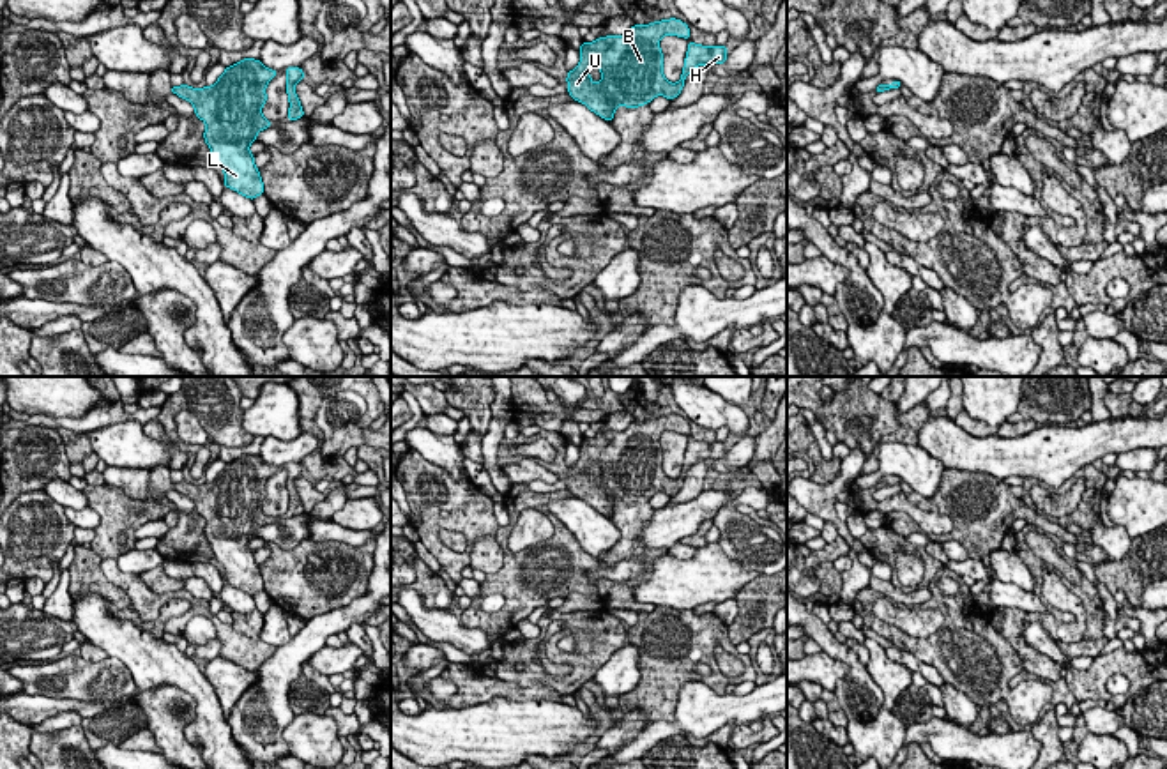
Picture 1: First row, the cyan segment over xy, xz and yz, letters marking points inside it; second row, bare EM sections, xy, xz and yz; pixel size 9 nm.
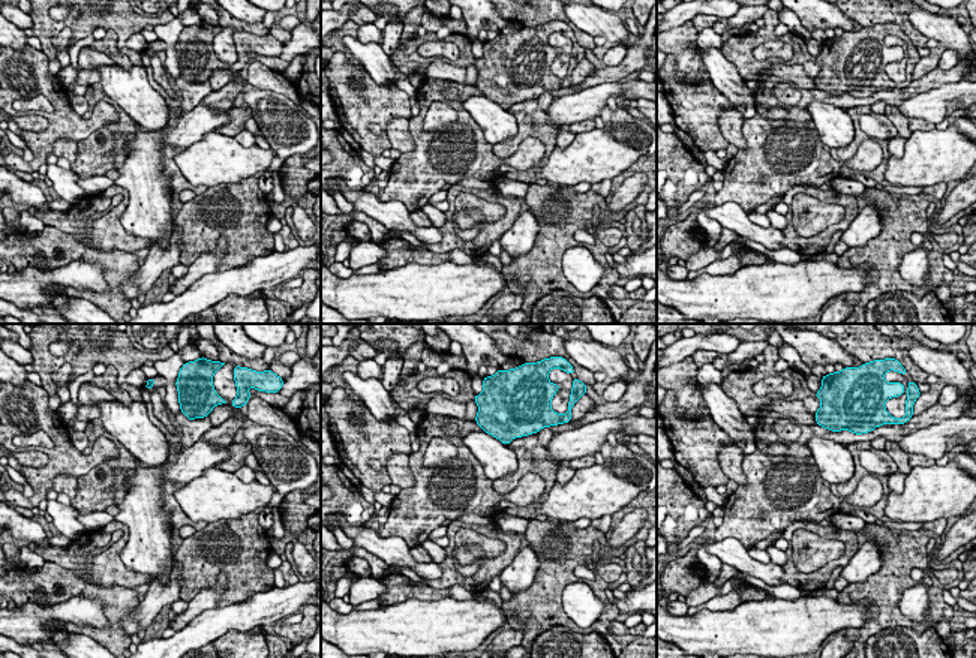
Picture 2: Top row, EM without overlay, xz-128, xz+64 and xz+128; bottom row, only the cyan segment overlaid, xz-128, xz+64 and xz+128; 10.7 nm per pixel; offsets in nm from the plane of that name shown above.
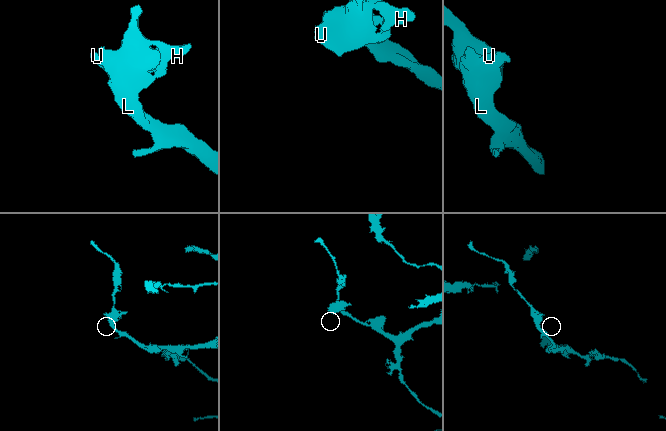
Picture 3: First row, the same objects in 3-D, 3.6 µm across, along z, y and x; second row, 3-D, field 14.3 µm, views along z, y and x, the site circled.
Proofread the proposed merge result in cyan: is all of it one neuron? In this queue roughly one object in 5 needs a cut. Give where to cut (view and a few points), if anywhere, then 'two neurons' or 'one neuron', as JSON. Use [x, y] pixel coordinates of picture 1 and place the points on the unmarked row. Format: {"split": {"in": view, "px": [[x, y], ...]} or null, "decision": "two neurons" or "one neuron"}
{"split": null, "decision": "one neuron"}

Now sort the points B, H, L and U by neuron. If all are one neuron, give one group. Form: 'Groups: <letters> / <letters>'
Groups: B H L U

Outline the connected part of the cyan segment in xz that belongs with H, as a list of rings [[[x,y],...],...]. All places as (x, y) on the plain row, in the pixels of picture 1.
[[[670,414],[649,421],[633,421],[622,431],[599,433],[582,438],[580,458],[568,467],[568,490],[584,499],[591,507],[612,518],[619,502],[640,504],[656,491],[674,495],[683,488],[686,472],[697,461],[725,460],[727,442],[713,444],[688,438],[681,476],[670,479],[663,472],[663,431],[690,437],[690,424],[681,415]]]

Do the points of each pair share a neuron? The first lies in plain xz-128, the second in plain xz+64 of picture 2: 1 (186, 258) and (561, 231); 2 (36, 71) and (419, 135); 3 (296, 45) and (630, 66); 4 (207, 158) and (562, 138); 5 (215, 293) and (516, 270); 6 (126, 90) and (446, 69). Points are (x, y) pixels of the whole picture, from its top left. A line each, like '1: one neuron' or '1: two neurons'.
1: one neuron
2: two neurons
3: two neurons
4: two neurons
5: two neurons
6: two neurons

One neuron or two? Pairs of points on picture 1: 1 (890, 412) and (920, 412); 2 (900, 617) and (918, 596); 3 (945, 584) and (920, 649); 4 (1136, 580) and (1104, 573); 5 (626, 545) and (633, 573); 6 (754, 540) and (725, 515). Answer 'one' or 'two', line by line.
1: two
2: two
3: two
4: one
5: two
6: one

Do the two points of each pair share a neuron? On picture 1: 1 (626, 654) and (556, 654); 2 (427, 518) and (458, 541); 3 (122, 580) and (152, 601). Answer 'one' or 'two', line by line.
1: two
2: two
3: one

